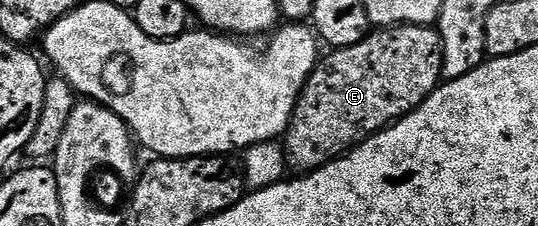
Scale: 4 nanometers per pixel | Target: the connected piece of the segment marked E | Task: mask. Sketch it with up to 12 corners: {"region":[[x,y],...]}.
{"region":[[436,27],[370,31],[318,63],[283,133],[319,170],[442,83]]}

